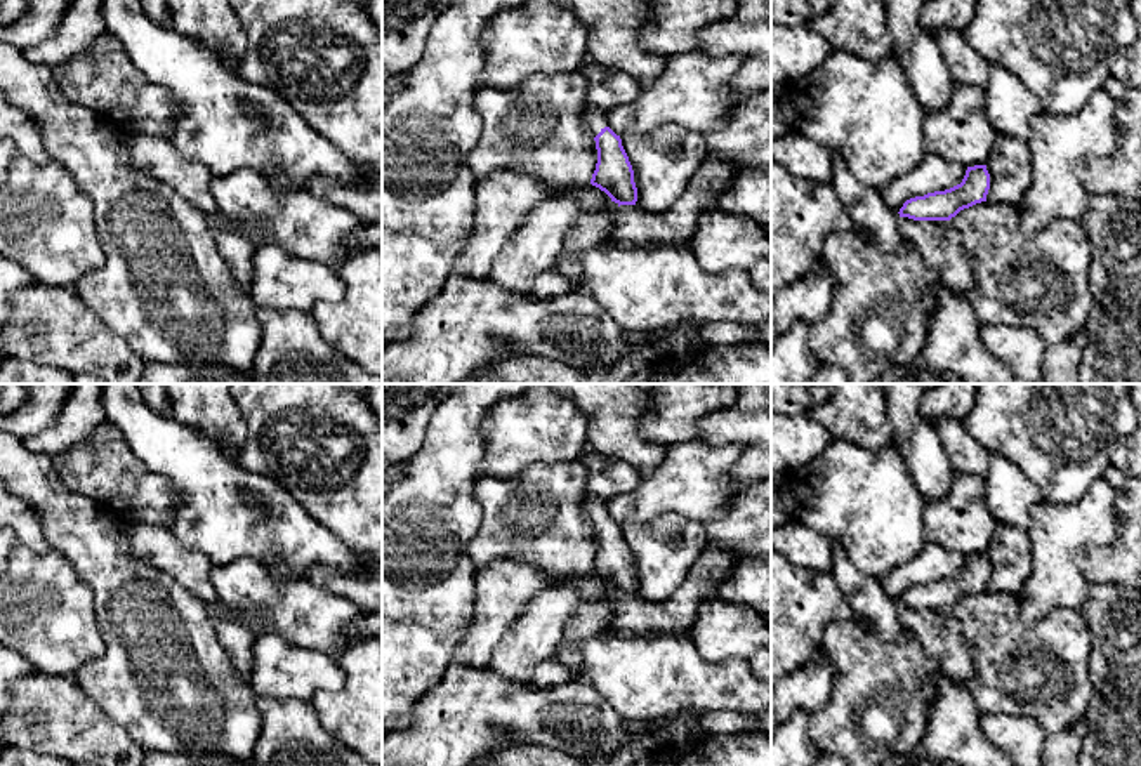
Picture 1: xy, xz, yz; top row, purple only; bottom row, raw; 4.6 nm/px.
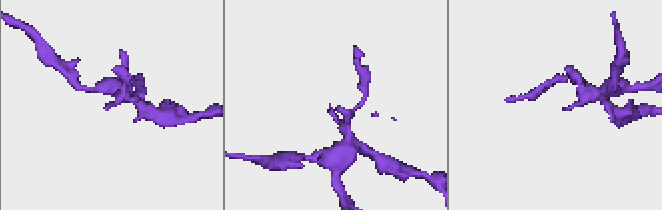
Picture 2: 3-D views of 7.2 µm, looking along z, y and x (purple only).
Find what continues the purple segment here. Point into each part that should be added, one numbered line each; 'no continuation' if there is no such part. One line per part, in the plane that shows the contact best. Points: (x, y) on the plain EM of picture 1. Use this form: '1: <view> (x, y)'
1: xz (594, 509)

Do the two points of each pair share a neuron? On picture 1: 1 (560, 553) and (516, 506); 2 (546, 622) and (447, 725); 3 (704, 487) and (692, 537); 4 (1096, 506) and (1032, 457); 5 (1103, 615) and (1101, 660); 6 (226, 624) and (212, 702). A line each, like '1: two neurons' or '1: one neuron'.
1: one neuron
2: two neurons
3: two neurons
4: two neurons
5: one neuron
6: two neurons

